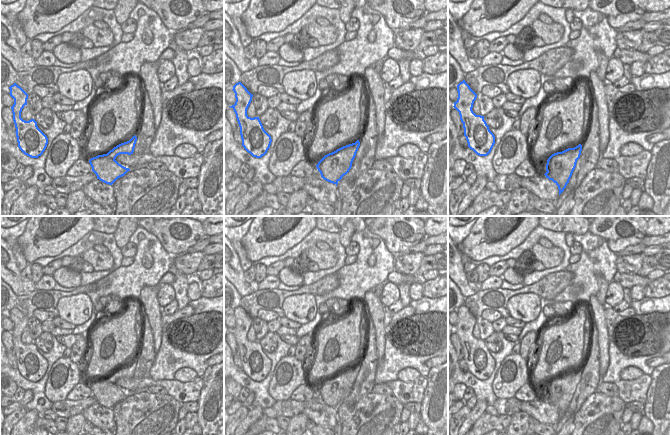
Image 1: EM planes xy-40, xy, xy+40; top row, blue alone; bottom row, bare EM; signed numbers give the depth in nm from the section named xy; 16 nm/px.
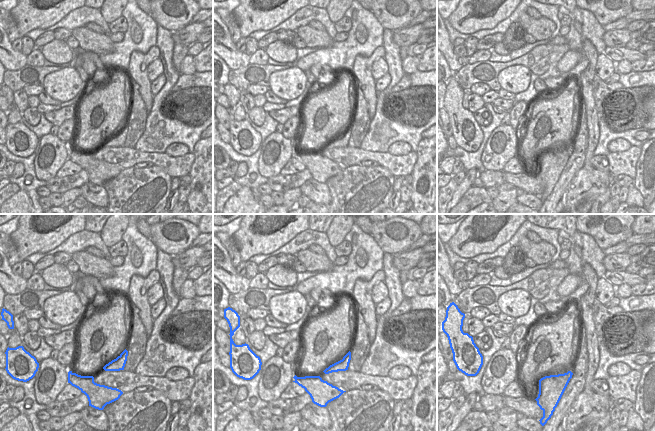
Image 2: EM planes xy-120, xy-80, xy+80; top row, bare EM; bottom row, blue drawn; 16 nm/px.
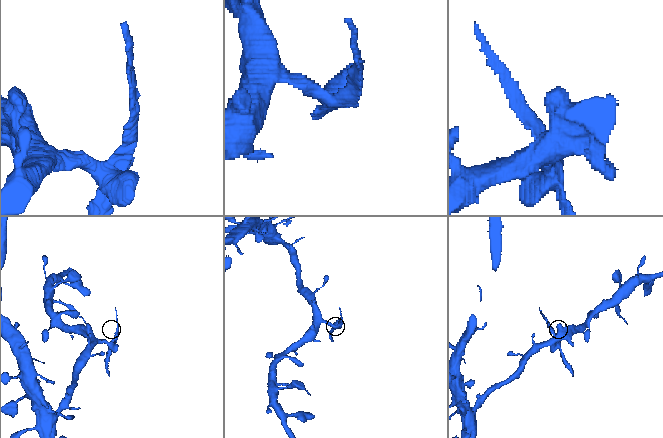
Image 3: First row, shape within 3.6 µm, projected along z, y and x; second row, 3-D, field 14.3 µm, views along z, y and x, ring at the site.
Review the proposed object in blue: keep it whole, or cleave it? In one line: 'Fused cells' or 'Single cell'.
Fused cells.

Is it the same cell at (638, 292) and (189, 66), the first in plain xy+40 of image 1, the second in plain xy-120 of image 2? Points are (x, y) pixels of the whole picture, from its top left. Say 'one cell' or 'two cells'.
one cell

